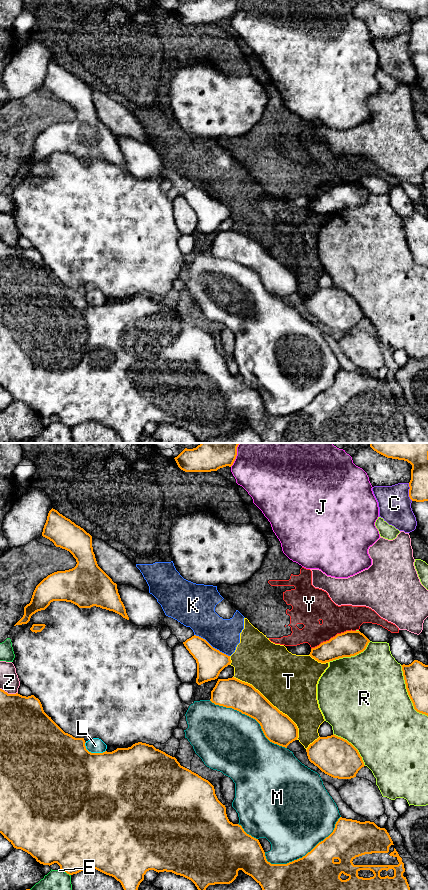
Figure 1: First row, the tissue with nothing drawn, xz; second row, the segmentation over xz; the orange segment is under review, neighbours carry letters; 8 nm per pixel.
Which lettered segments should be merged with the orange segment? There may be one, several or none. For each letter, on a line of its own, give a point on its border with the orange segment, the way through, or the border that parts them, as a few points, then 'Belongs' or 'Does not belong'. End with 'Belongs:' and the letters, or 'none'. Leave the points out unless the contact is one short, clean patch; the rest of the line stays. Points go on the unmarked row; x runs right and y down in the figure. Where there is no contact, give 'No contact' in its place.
C: Touches orange at xz (409, 44). Does not belong
E: Touches orange at xz (65, 423). Does not belong
J: Touches orange at xz (235, 9). Does not belong
K: Touches orange at xz (211, 198). Does not belong
L: Touches orange at xz (93, 305). Does not belong
M: Touches orange at xz (307, 405). Does not belong
R: Touches orange at xz (408, 245). Does not belong
T: Touches orange at xz (271, 256). Does not belong
Y: Touches orange at xz (333, 189). Does not belong
Z: Touches orange at xz (9, 246). Does not belong
Belongs: none

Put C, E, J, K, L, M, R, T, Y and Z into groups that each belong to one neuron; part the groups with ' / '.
C / E / J / K T / L / M / R / Y / Z

